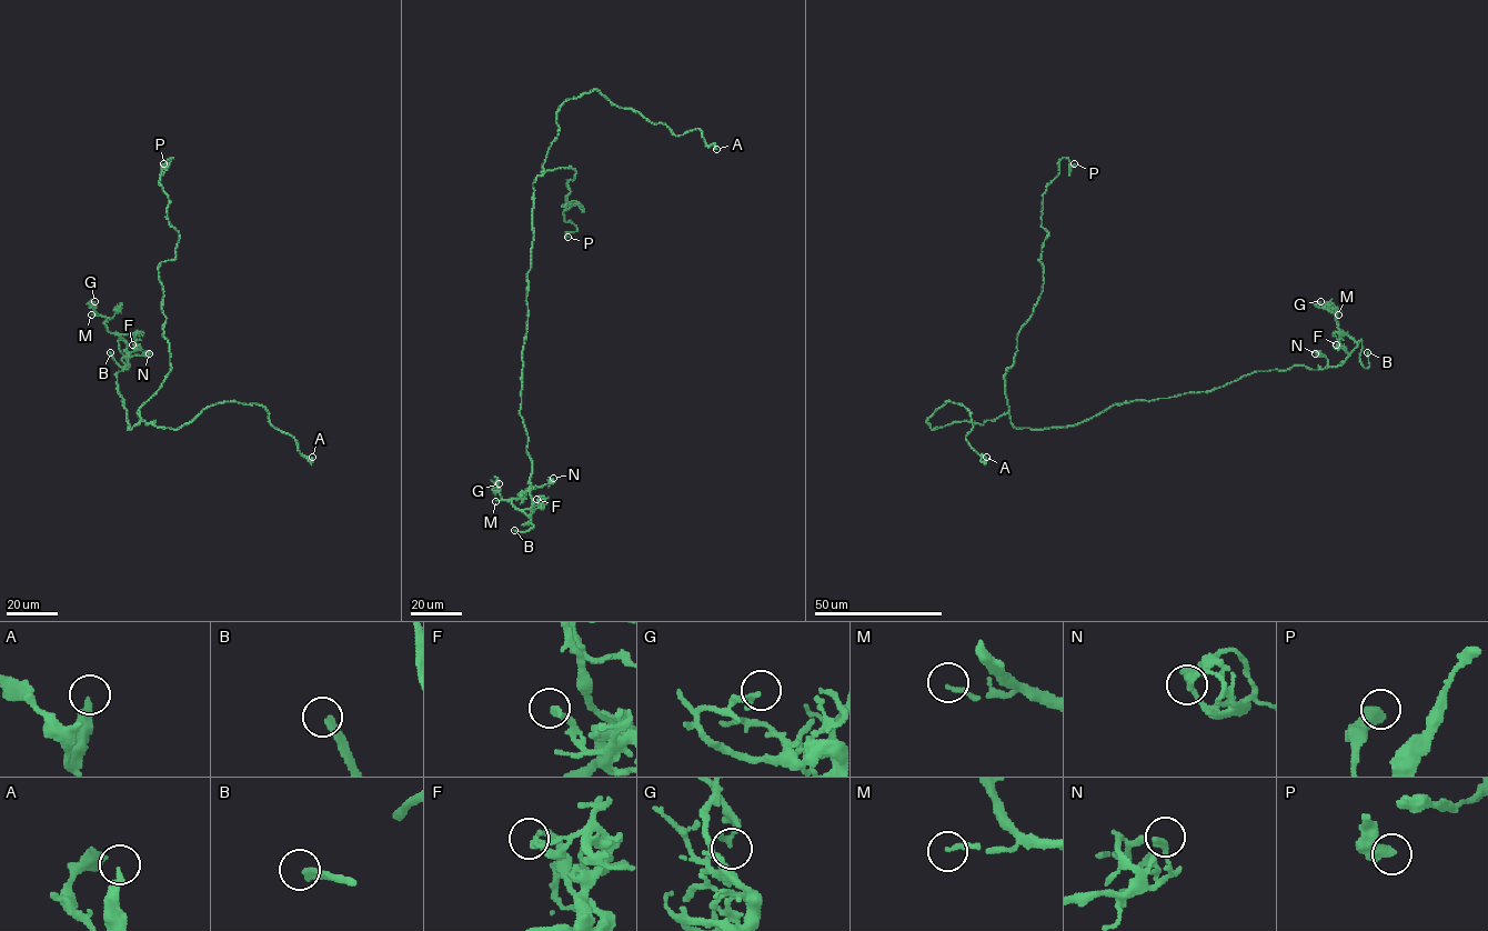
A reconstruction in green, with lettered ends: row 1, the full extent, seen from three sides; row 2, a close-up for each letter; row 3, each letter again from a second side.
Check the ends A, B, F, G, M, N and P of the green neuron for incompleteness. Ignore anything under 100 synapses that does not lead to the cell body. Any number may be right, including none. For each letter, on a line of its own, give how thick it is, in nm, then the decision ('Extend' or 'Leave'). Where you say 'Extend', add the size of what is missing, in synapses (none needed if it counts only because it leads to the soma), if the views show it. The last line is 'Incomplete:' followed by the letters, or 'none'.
A: Thickness 280 nm. Leave
B: Thickness 280 nm. Extend
F: Thickness 240 nm. Leave
G: Thickness 240 nm. Leave
M: Thickness 150 nm. Leave
N: Thickness 240 nm. Leave
P: Thickness 500 nm. Leave
Incomplete: B

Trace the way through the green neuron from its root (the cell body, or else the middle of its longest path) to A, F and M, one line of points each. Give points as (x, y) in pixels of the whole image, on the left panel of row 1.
A: (128, 427), (139, 421), (139, 412), (147, 424), (178, 429), (217, 403), (255, 403), (310, 463), (312, 457)
F: (128, 427), (116, 373), (127, 364), (128, 368), (128, 354), (139, 348), (132, 344)
M: (128, 427), (116, 376), (128, 368), (127, 343), (108, 331), (104, 317), (91, 314)

